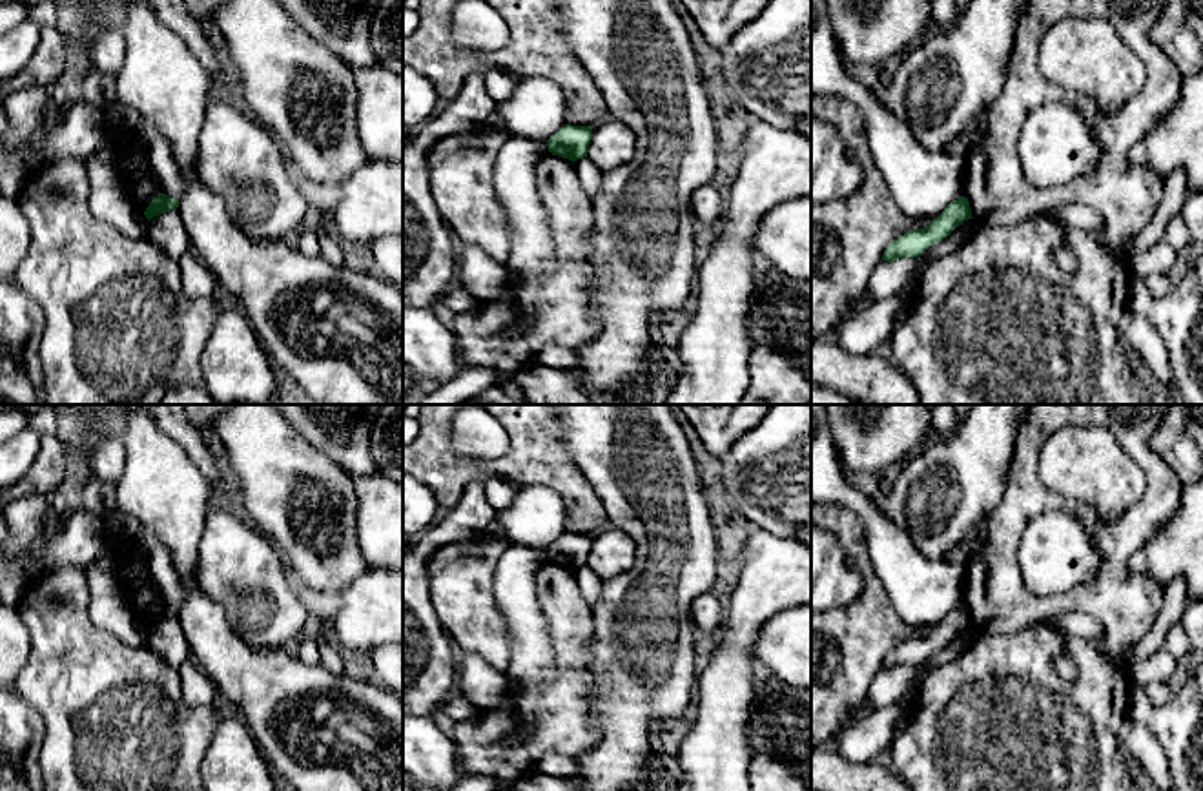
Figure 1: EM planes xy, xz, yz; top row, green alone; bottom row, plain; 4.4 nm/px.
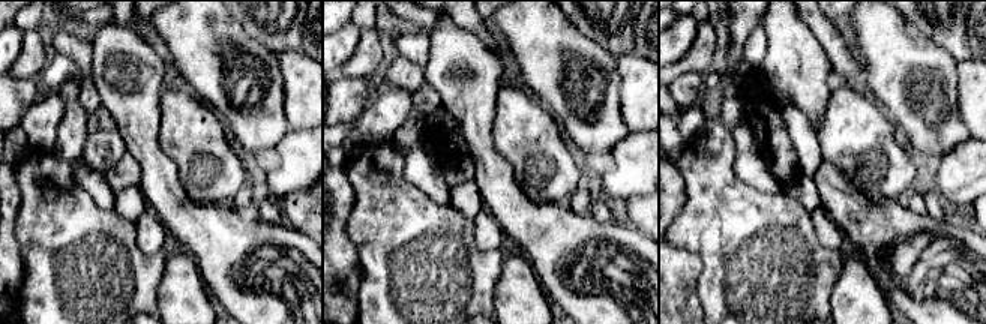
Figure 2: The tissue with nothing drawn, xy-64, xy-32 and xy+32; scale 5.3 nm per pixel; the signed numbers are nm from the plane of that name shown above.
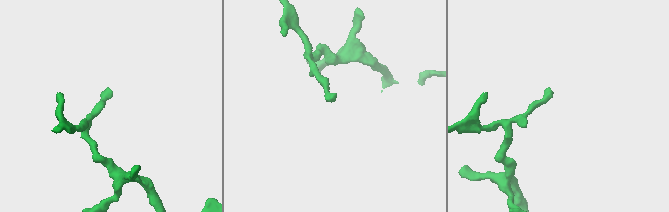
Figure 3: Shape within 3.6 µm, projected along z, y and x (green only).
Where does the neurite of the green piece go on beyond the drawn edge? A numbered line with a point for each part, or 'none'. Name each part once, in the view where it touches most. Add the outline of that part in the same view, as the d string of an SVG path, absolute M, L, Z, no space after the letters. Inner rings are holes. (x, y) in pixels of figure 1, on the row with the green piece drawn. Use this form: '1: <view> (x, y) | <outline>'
none

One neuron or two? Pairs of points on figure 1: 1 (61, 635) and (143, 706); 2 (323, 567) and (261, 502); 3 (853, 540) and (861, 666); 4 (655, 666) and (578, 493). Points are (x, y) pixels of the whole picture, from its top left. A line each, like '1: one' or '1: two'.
1: one
2: one
3: one
4: two

